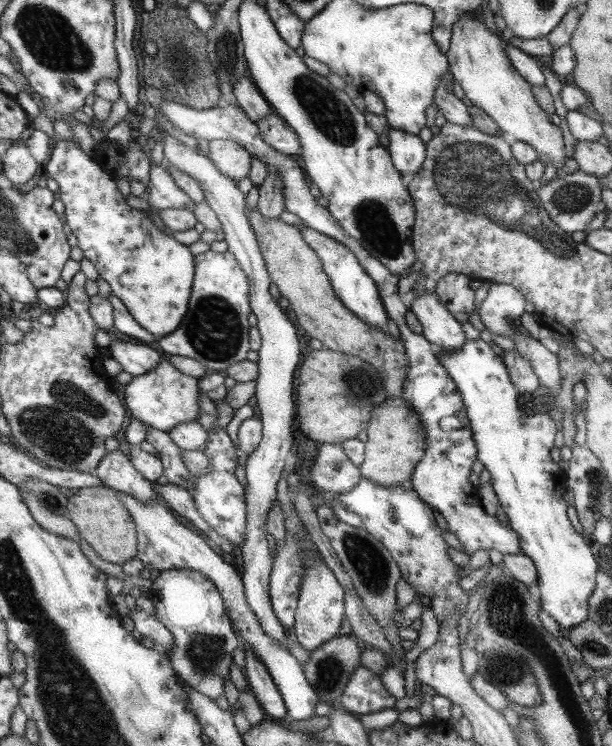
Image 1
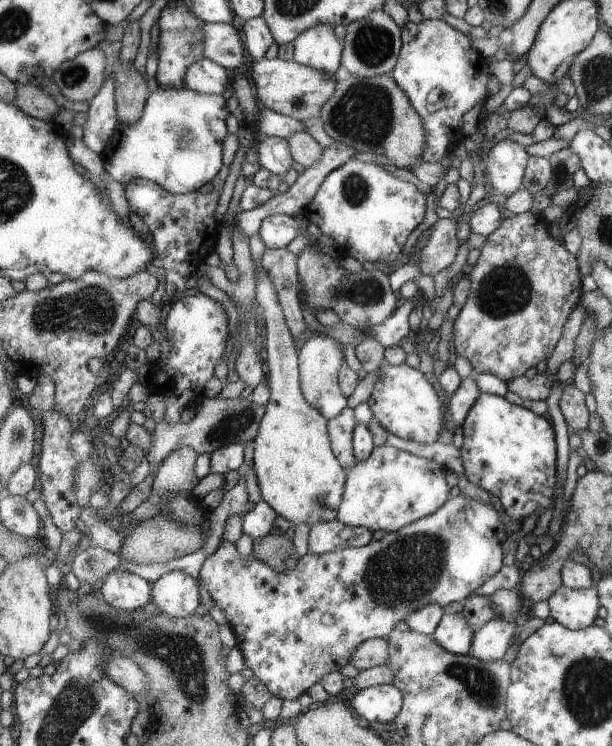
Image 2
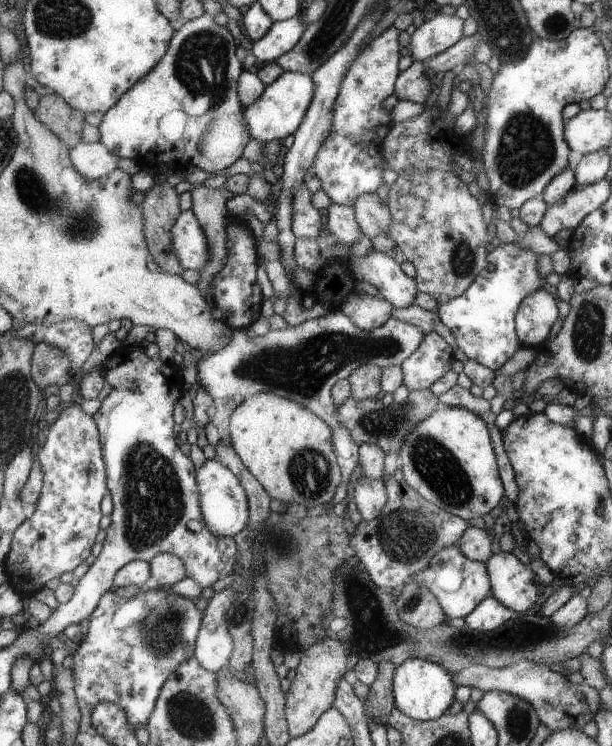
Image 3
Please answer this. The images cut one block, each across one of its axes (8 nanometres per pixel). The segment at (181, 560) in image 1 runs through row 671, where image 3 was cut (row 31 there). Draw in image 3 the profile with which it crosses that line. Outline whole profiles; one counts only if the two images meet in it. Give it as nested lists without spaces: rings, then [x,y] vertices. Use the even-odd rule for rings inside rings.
[[[297,15],[287,20],[273,21],[263,38],[251,42],[251,54],[255,56],[257,65],[275,61],[277,56],[291,50],[303,36],[305,27],[303,18]]]

